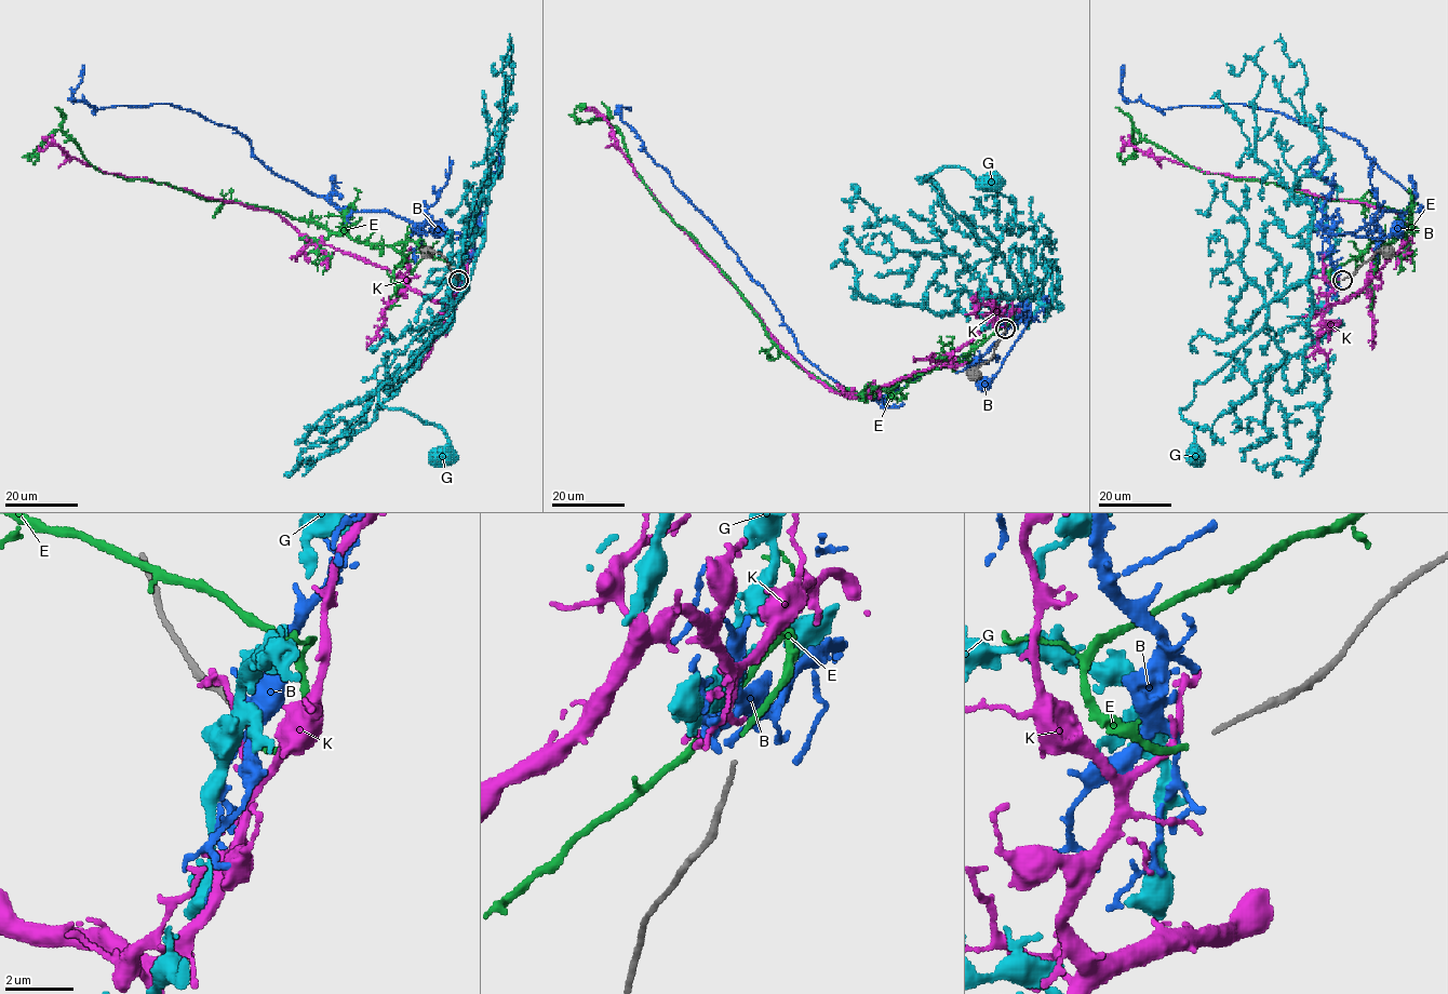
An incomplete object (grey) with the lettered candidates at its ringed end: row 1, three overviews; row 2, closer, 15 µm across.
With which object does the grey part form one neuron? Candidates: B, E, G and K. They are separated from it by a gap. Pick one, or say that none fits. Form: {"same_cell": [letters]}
{"same_cell": ["E"]}

